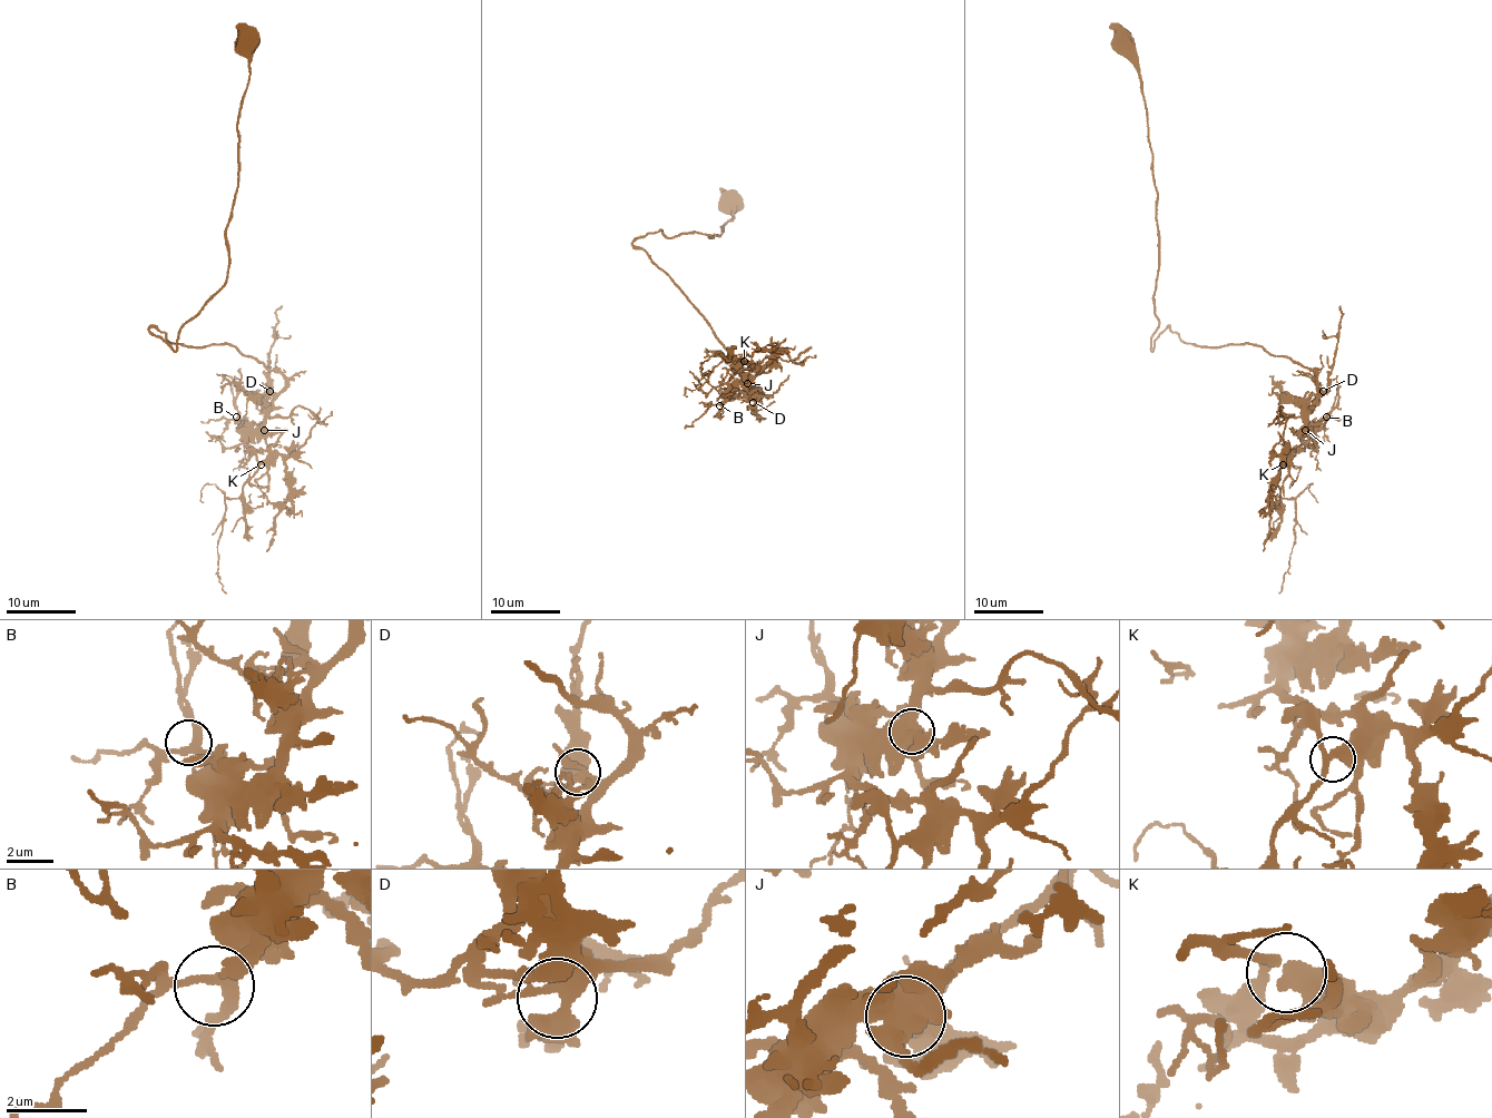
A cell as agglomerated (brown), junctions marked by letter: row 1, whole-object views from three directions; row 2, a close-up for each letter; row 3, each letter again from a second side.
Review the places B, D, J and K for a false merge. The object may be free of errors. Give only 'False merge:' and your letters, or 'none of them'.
False merge: none of them

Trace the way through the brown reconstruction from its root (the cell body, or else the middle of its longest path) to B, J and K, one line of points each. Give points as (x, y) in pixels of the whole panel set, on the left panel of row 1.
B: (249, 41), (227, 282), (173, 346), (148, 330), (184, 345), (229, 343), (283, 376), (255, 429), (236, 417)
J: (249, 41), (227, 282), (173, 346), (148, 331), (194, 346), (229, 343), (280, 373), (285, 389), (264, 429)
K: (249, 41), (227, 282), (173, 346), (148, 331), (194, 346), (229, 343), (283, 376), (249, 444), (261, 464)

